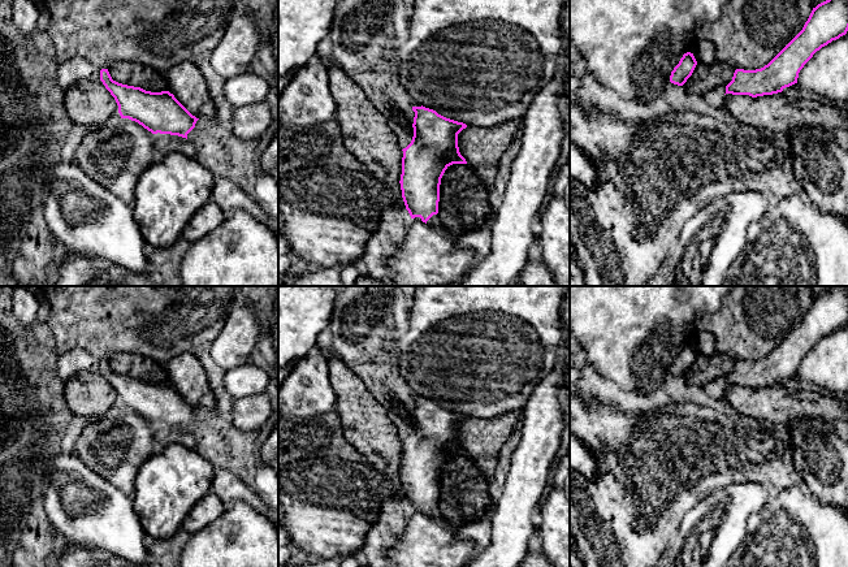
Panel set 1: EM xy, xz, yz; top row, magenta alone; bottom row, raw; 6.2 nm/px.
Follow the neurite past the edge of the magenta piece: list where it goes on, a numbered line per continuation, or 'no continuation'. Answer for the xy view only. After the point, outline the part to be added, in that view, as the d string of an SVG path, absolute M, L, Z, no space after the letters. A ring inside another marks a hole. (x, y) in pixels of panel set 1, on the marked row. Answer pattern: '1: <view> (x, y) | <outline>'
no continuation

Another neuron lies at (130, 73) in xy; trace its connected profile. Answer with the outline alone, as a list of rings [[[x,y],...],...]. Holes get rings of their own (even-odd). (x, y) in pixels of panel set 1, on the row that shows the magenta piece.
[[[118,61],[108,69],[113,81],[151,92],[168,91],[165,74],[134,61]]]

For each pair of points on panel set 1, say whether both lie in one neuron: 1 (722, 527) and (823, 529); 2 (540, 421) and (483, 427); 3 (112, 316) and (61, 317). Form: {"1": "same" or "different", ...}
{"1": "same", "2": "different", "3": "same"}

